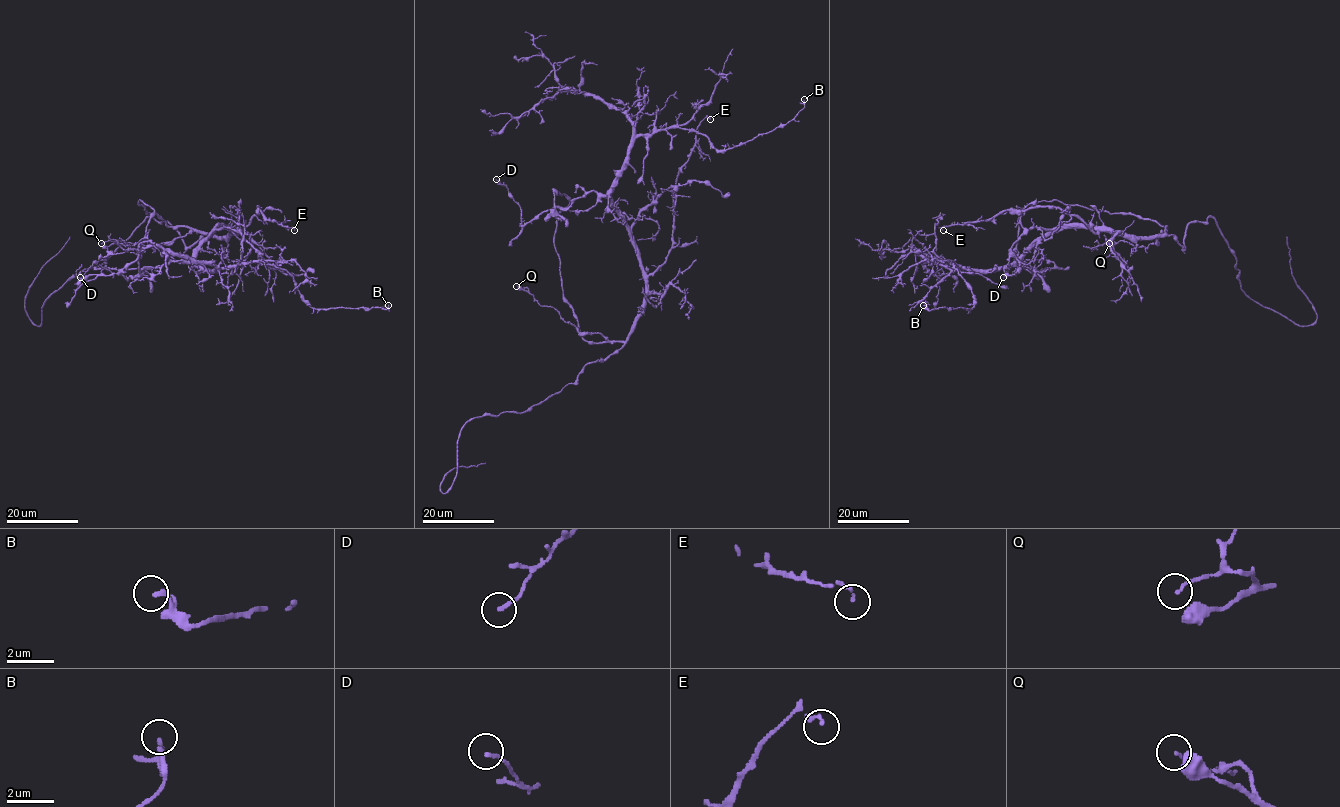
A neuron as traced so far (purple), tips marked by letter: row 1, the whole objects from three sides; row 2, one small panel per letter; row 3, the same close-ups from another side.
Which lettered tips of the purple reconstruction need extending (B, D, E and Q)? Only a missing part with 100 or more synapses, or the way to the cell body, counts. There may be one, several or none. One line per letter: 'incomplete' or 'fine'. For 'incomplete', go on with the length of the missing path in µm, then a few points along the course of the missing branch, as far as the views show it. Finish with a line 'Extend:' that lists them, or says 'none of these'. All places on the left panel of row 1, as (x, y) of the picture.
B: fine
D: fine
E: fine
Q: fine
Extend: none of these

